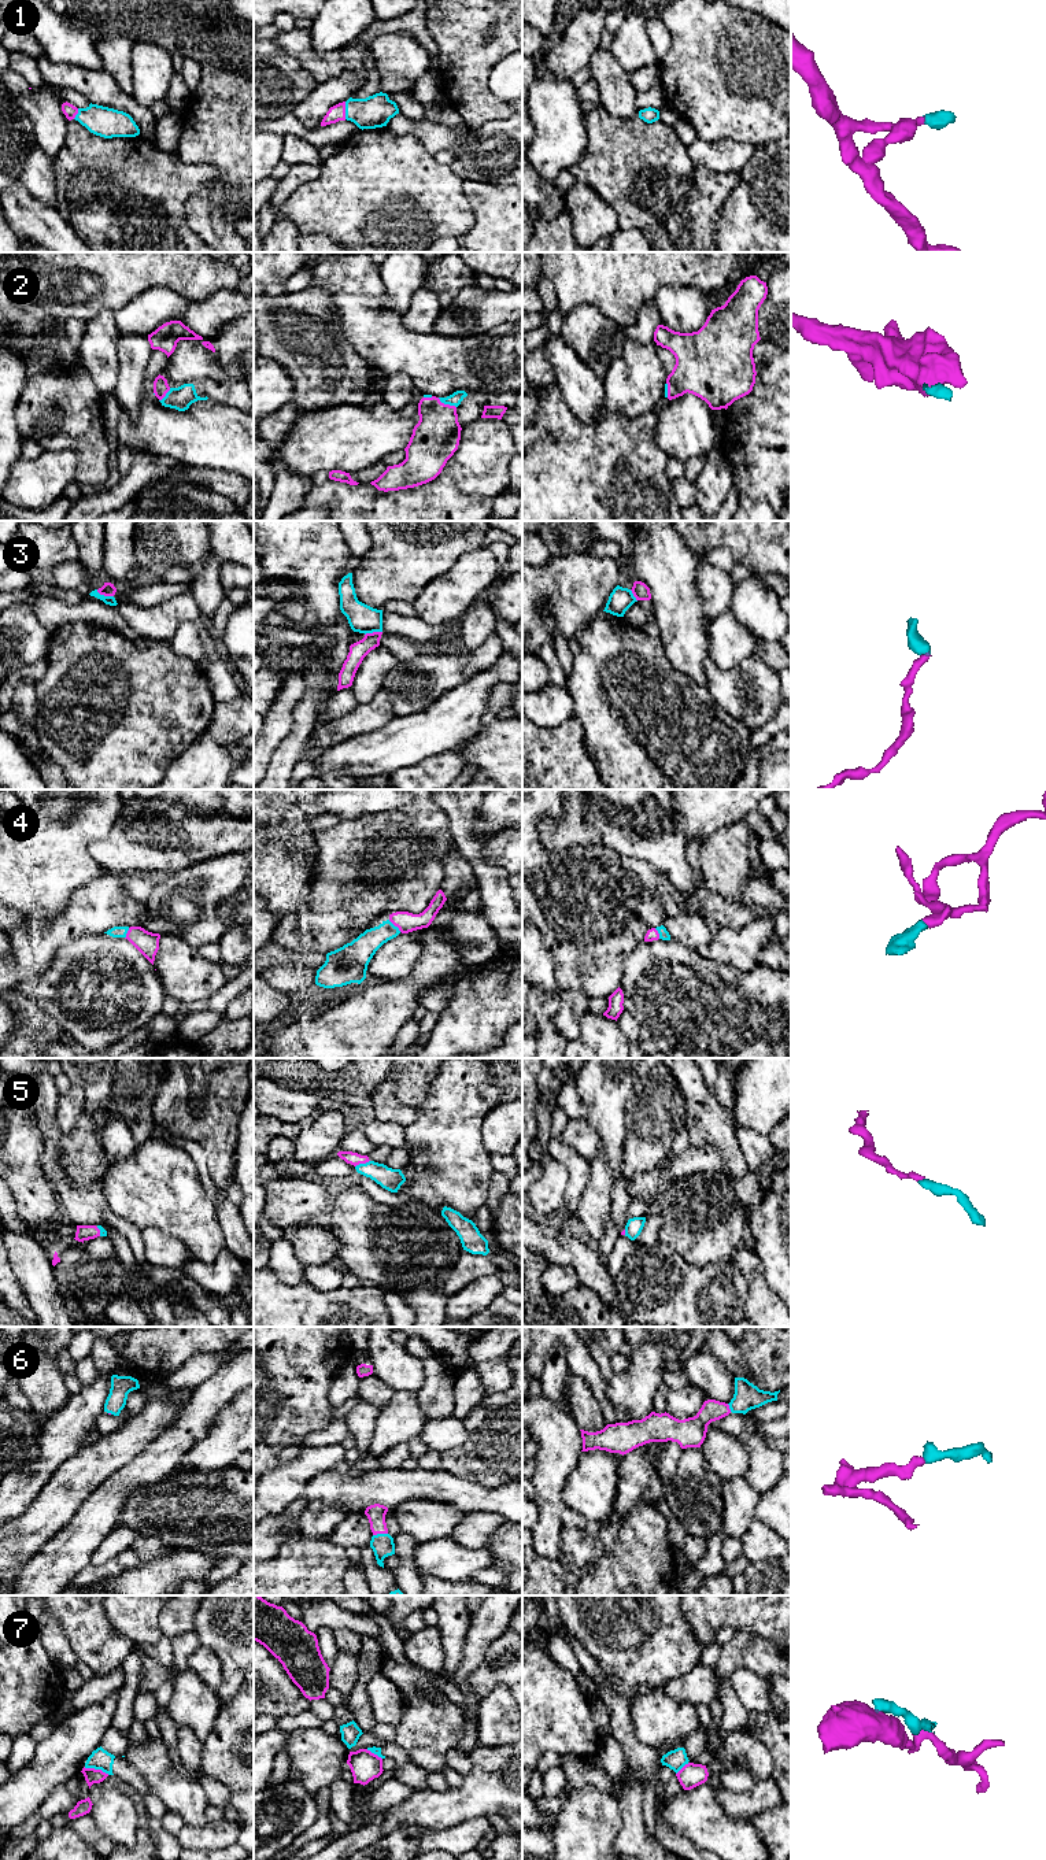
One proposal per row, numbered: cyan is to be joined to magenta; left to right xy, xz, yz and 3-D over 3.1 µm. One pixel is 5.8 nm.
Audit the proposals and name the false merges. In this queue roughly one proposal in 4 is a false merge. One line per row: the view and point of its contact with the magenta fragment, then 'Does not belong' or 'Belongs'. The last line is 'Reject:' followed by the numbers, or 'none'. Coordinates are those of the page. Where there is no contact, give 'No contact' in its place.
1: Touches magenta at xz (344, 110). Belongs
2: Touches magenta at xz (447, 405). Belongs
3: Touches magenta at xy (104, 595). Does not belong
4: Touches magenta at xz (395, 925). Belongs
5: Touches magenta at xz (362, 1163). Belongs
6: Touches magenta at xz (380, 1533). Belongs
7: Touches magenta at xy (96, 1770). Does not belong
Reject: 3, 7

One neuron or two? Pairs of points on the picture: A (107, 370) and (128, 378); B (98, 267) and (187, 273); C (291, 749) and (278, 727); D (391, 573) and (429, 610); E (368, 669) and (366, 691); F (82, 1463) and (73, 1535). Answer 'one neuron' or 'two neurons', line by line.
A: two neurons
B: one neuron
C: two neurons
D: two neurons
E: one neuron
F: two neurons

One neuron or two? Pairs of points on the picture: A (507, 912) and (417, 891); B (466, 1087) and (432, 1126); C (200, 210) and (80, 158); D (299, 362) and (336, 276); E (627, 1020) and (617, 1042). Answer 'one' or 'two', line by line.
A: two
B: one
C: two
D: two
E: two

